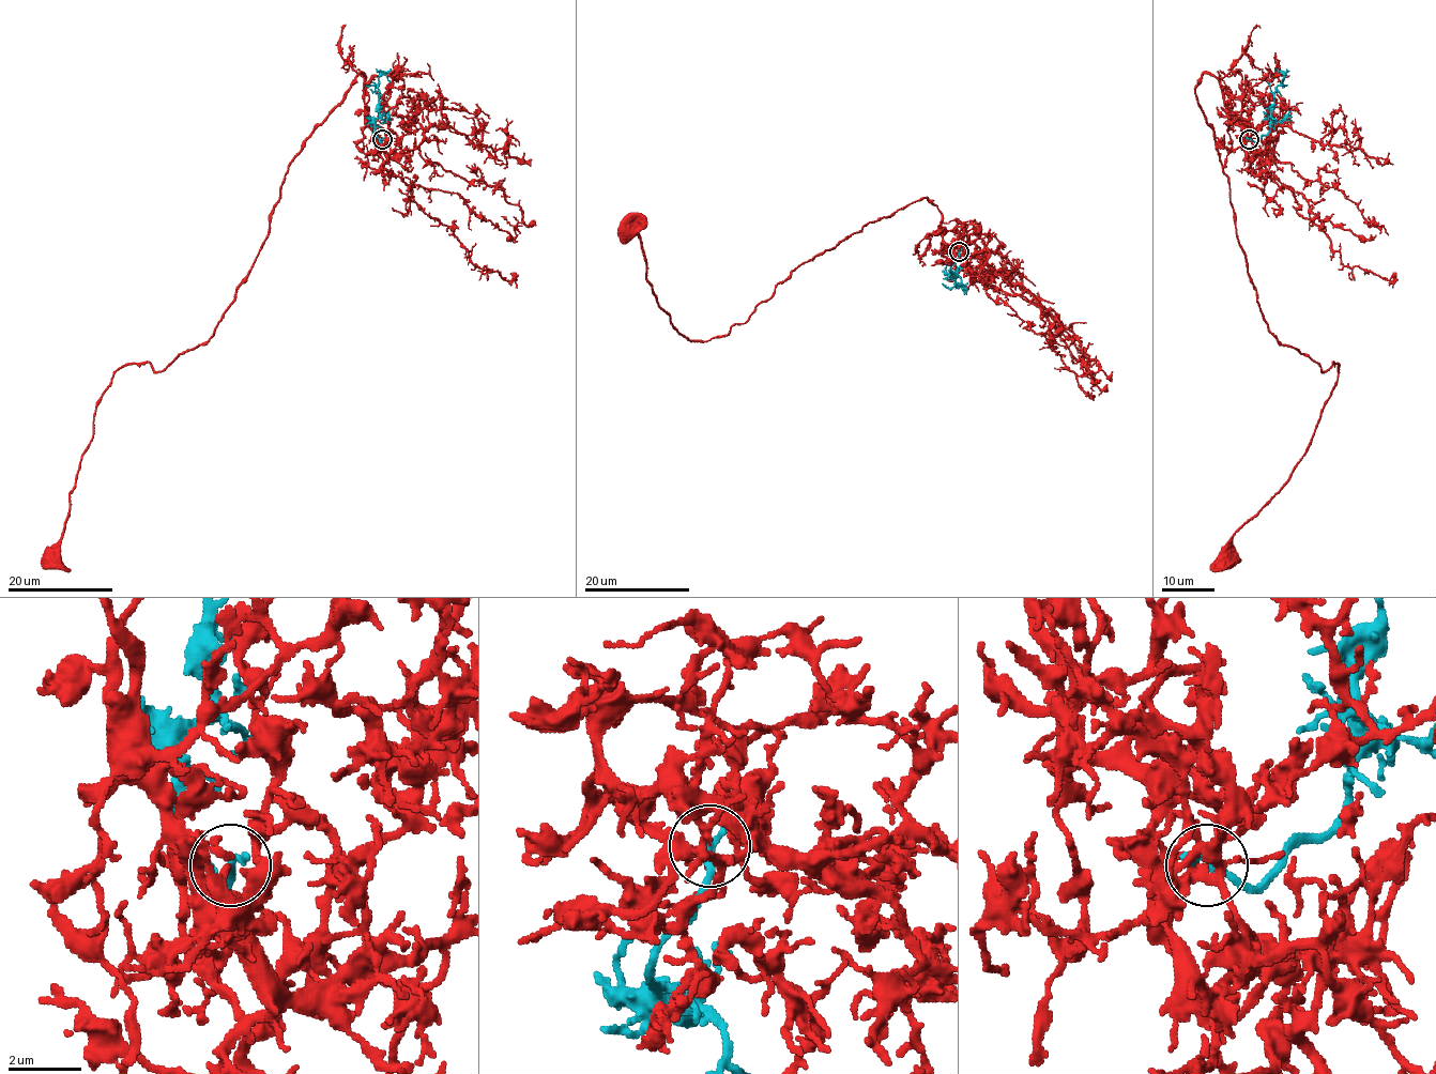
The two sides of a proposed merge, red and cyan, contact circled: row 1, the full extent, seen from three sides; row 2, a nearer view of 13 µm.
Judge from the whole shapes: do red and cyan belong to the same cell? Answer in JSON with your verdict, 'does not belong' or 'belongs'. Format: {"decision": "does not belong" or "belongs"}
{"decision": "belongs"}

